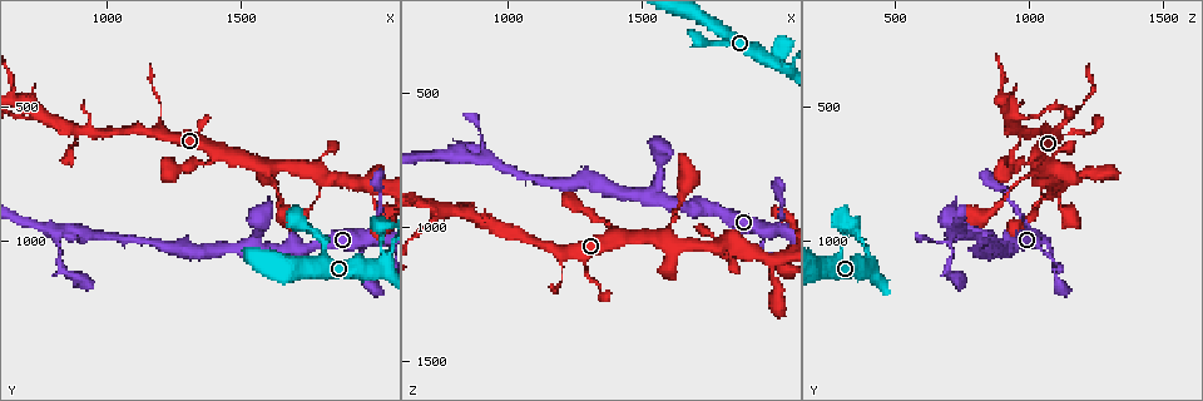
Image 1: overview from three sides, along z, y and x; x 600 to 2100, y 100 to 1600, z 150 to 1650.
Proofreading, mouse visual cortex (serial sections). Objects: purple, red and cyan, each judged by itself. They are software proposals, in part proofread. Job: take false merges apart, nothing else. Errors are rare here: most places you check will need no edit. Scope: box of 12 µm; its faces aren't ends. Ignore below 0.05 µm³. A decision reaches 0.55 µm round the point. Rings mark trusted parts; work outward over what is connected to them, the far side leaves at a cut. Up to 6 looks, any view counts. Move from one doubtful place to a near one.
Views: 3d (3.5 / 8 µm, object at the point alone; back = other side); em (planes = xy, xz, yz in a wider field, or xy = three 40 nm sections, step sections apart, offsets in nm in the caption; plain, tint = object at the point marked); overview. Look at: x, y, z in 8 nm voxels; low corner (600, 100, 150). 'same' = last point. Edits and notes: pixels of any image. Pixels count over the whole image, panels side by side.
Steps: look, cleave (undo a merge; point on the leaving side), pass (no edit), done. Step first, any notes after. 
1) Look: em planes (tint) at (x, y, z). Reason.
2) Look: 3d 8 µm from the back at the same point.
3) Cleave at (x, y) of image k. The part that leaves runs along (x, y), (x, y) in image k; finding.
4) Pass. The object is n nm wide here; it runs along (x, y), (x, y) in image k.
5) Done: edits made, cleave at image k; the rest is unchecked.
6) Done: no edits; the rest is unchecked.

Look: 3d 3.5 µm at (1820, 760, 1060). A fork.

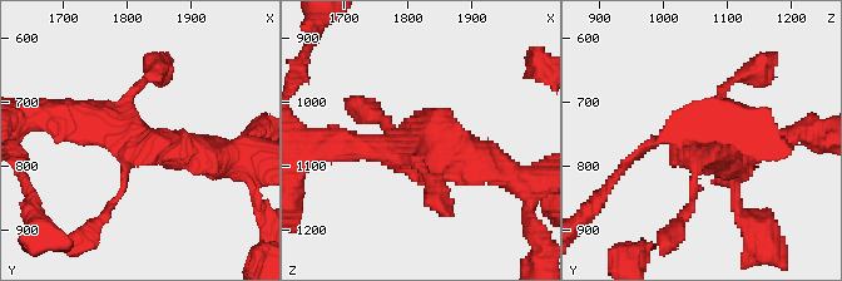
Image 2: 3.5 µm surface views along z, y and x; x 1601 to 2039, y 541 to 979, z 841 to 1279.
Pass. It runs along (64, 116), (213, 157) in image 2; all the same cell.

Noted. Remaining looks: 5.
Look: 3d 3.5 µm from the back at (750, 530, 930). Calibre changes.

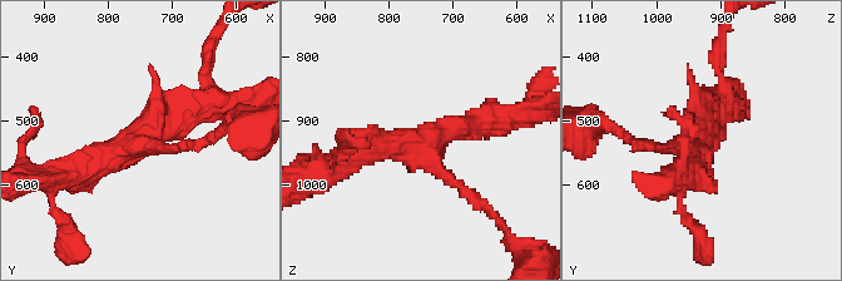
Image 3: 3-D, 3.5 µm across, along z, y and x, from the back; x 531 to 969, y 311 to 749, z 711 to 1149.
Look: em xy step 3 (tint) at (750, 530, 940). Need the tissue.

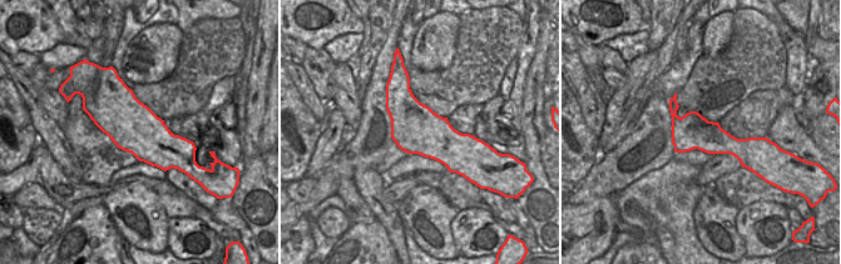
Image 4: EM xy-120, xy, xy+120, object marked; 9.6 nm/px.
Look: em xy step 1 (tint) at the same point. Cut it another way.

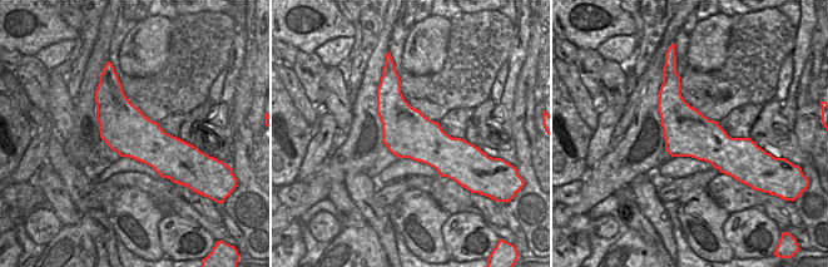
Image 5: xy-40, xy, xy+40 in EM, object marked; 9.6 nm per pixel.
Pass. The object is 480 nm wide here; it runs along (69, 174), (207, 100) in image 3; one cell here.

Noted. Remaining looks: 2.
Look: em xy step 1 (tint) at (2020, 1090, 410).

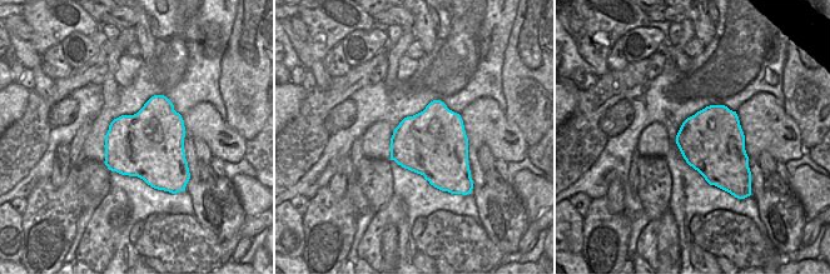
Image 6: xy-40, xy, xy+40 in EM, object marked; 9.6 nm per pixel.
Look: 3d 3.5 µm at the same point. See where the arms go.

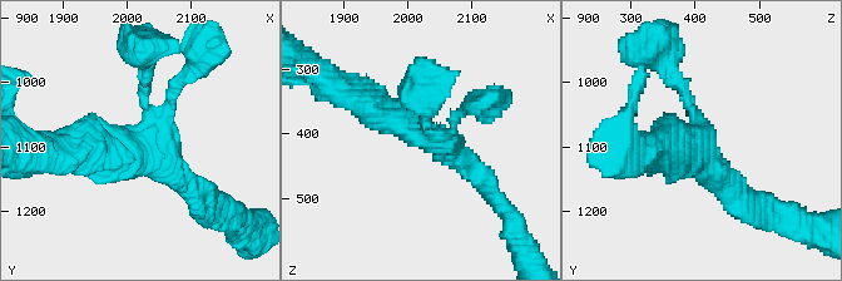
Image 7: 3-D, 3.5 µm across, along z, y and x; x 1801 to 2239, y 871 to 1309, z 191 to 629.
Pass. The object is 650 nm wide here; it runs along (67, 149), (139, 146), (143, 77) in image 7; all the same cell.

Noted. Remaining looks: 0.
Done: no edits; the rest is unchecked.

